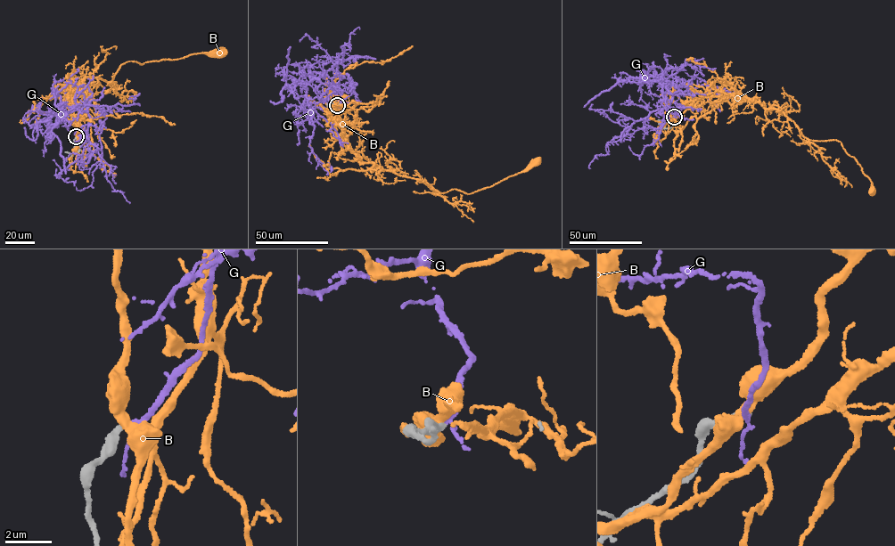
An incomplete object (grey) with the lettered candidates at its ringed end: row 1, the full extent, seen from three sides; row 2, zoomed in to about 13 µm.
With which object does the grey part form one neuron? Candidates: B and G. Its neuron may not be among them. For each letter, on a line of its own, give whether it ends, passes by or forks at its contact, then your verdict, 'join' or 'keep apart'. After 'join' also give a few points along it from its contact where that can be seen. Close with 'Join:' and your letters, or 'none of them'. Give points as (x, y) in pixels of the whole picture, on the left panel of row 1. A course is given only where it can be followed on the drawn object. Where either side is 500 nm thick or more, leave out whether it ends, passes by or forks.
B: it passes by; keep apart
G: it passes by; join; course (76, 136), (91, 123), (80, 109), (92, 105), (102, 111), (100, 163), (91, 185), (76, 187)
Join: G

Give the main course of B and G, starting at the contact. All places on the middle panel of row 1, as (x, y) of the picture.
B: (337, 106), (334, 109), (341, 130), (358, 158), (417, 179), (440, 192), (455, 189), (473, 192), (537, 162)
G: (338, 106), (339, 86), (319, 77), (331, 69), (357, 84), (348, 93), (334, 88)

